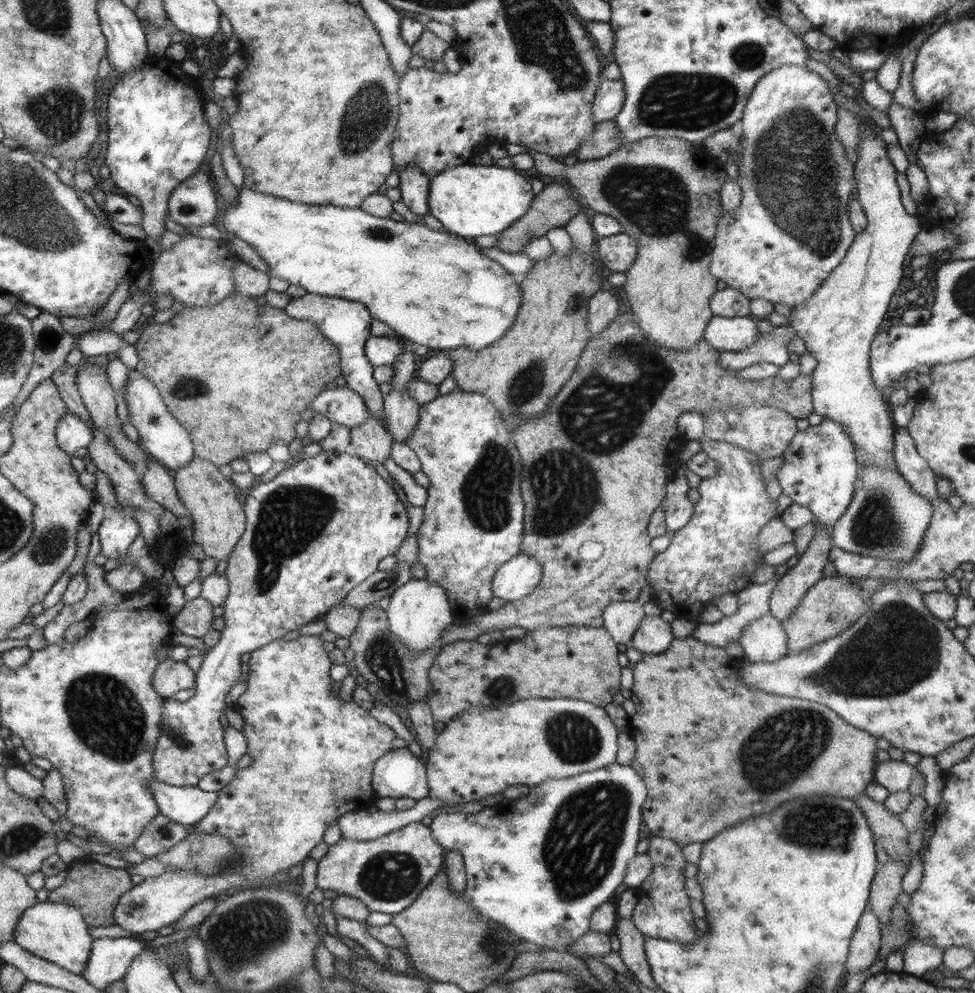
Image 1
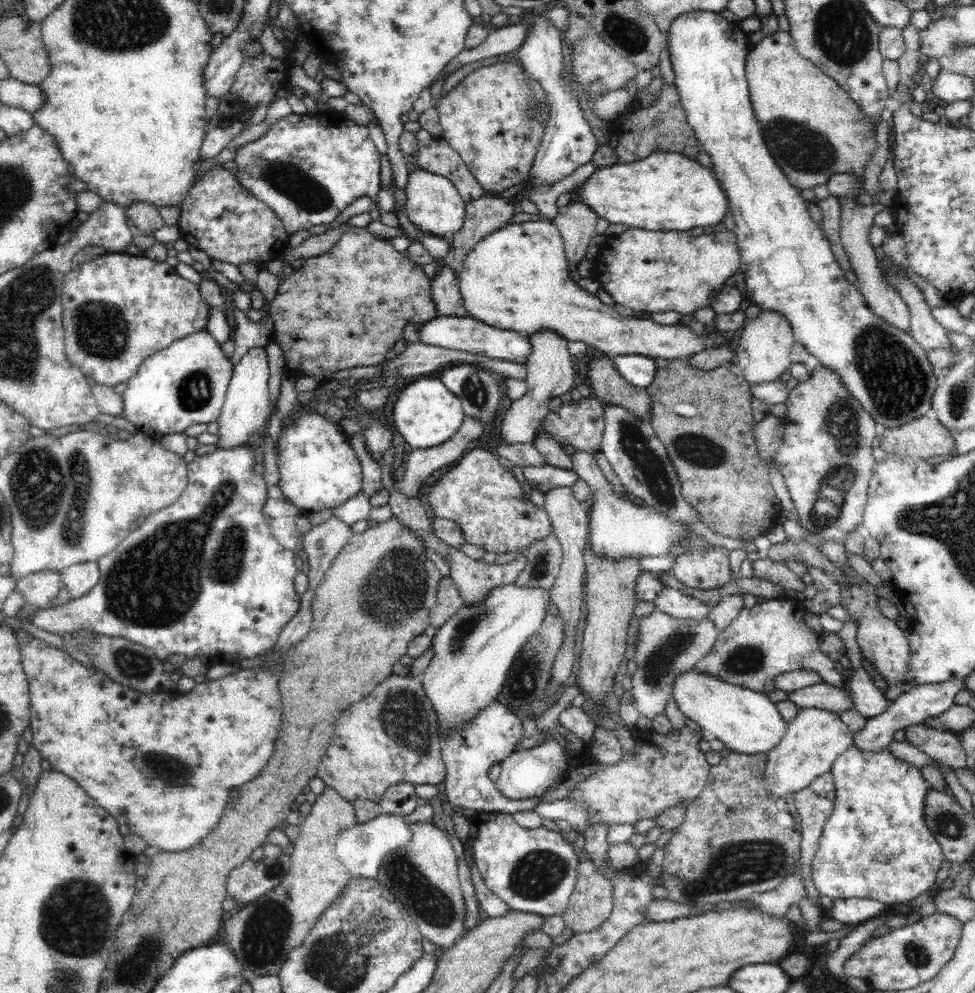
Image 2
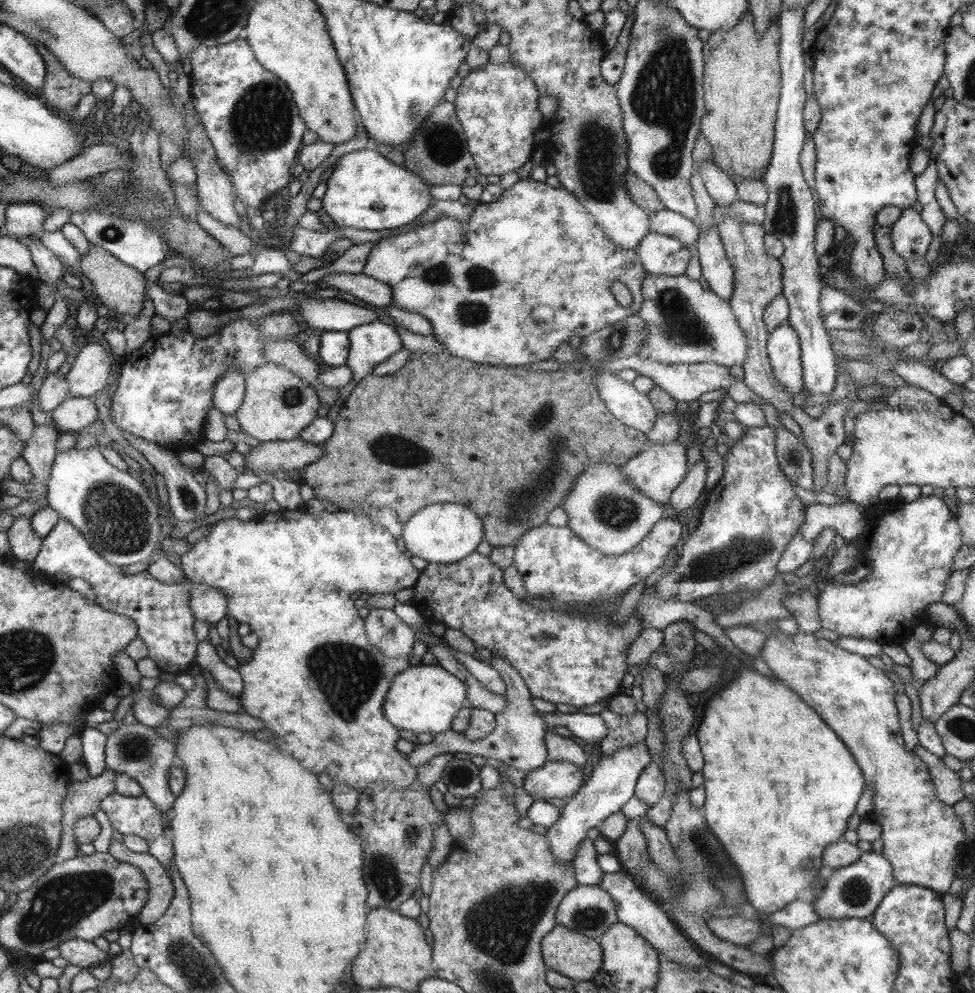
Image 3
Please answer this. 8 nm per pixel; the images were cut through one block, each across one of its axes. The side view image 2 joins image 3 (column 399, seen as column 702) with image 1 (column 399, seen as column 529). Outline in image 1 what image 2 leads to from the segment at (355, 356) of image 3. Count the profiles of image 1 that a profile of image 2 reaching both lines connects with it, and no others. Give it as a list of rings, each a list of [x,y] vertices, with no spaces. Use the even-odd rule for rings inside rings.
[[[241,188],[237,204],[225,206],[219,228],[245,240],[267,264],[269,278],[281,278],[291,286],[303,288],[307,294],[359,302],[371,312],[373,320],[385,322],[397,336],[427,350],[447,354],[453,348],[465,346],[471,352],[479,352],[515,324],[521,306],[521,288],[501,264],[481,254],[473,242],[449,232],[429,230],[423,222],[409,224],[375,218],[361,208],[295,204]]]

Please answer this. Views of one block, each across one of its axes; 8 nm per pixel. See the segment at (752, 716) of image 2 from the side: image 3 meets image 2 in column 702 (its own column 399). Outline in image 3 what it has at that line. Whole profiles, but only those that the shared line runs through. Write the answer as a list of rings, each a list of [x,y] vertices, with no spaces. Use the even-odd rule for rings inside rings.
[[[409,666],[391,684],[387,700],[383,704],[385,718],[399,730],[413,734],[443,734],[451,730],[453,716],[467,706],[465,686],[441,666]]]

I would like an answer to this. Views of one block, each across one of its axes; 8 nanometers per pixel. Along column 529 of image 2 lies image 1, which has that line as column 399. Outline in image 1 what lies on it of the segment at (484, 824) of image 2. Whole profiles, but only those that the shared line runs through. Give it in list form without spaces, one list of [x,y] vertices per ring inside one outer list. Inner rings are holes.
[[[421,822],[407,824],[377,840],[351,840],[341,836],[317,862],[317,888],[333,890],[337,896],[357,898],[373,912],[395,916],[405,912],[443,870],[443,856],[443,846],[431,838],[429,826]]]

